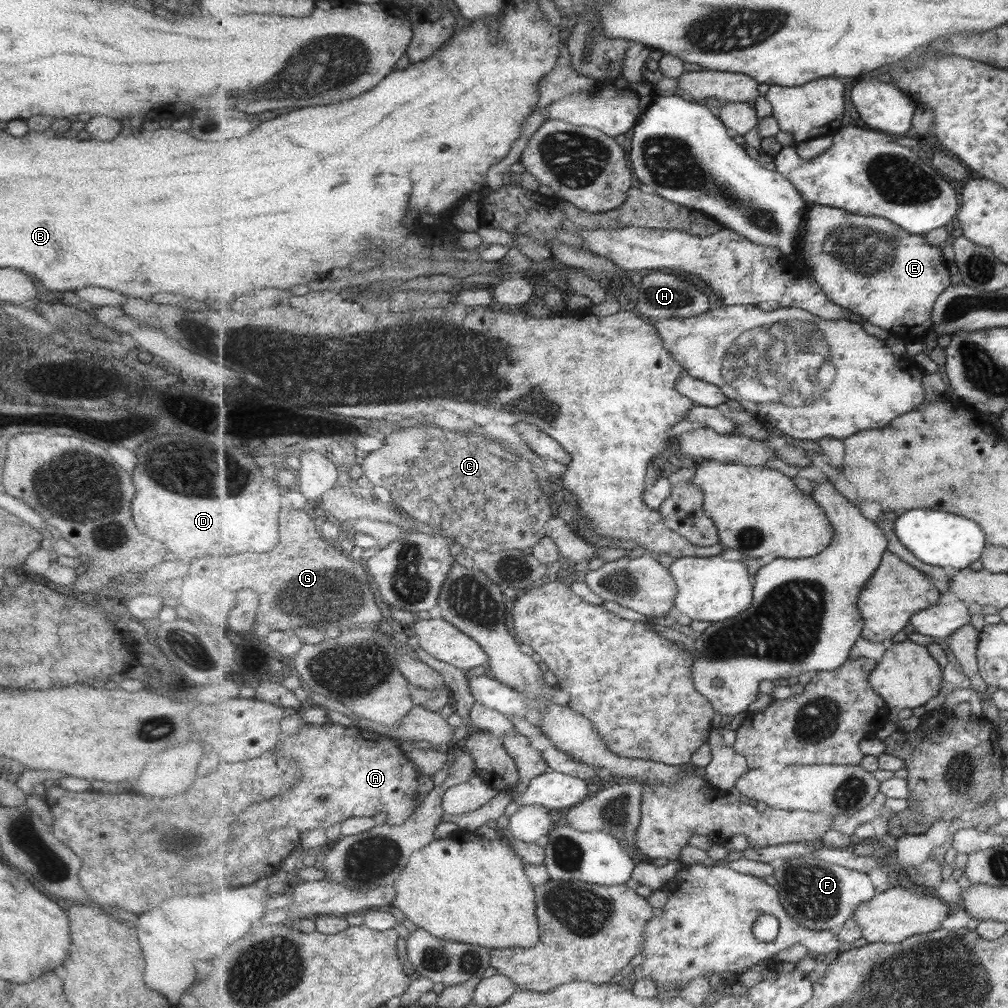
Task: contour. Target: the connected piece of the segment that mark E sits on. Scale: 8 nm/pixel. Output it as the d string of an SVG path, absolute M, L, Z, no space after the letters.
M812 205L808 214L805 216L805 228L804 230L801 229L801 243L799 249L801 249L801 256L803 256L805 262L803 269L806 269L811 273L813 278L823 287L827 296L835 304L851 310L854 314L866 318L869 323L879 326L888 331L889 334L901 338L909 336L909 334L922 337L926 332L930 331L932 326L932 312L935 303L943 292L952 285L951 271L949 271L948 264L943 260L943 252L941 252L941 248L929 244L925 235L907 232L898 224L895 224L891 220L887 220L883 216L861 216L860 213L849 212L842 208L833 208L827 205Z

